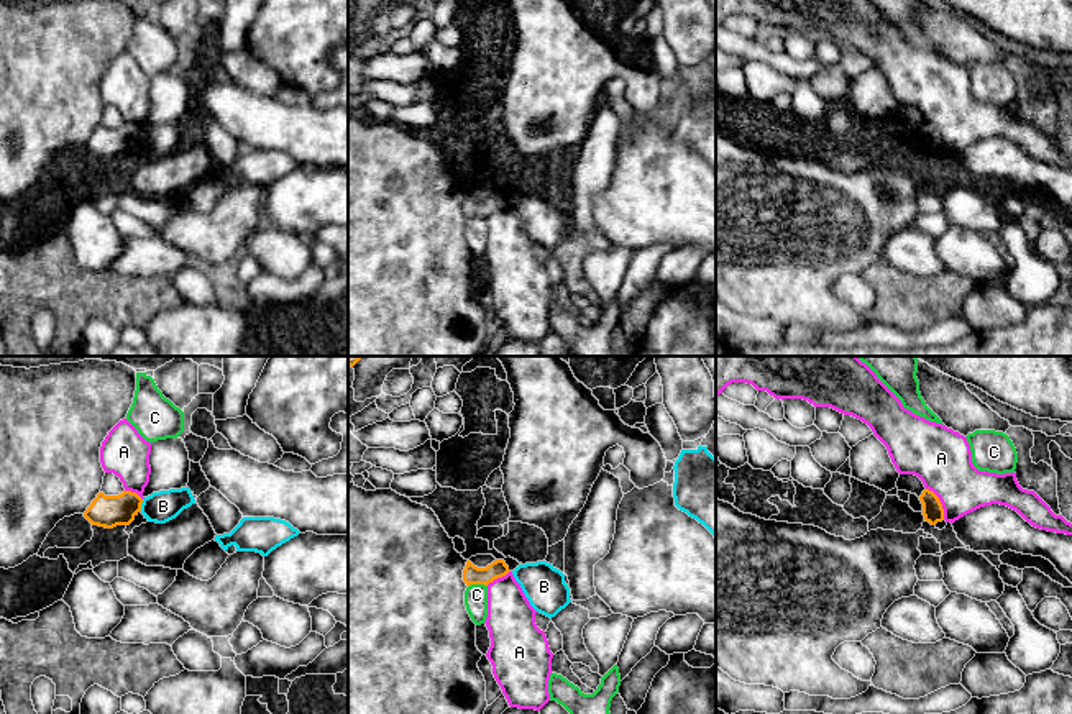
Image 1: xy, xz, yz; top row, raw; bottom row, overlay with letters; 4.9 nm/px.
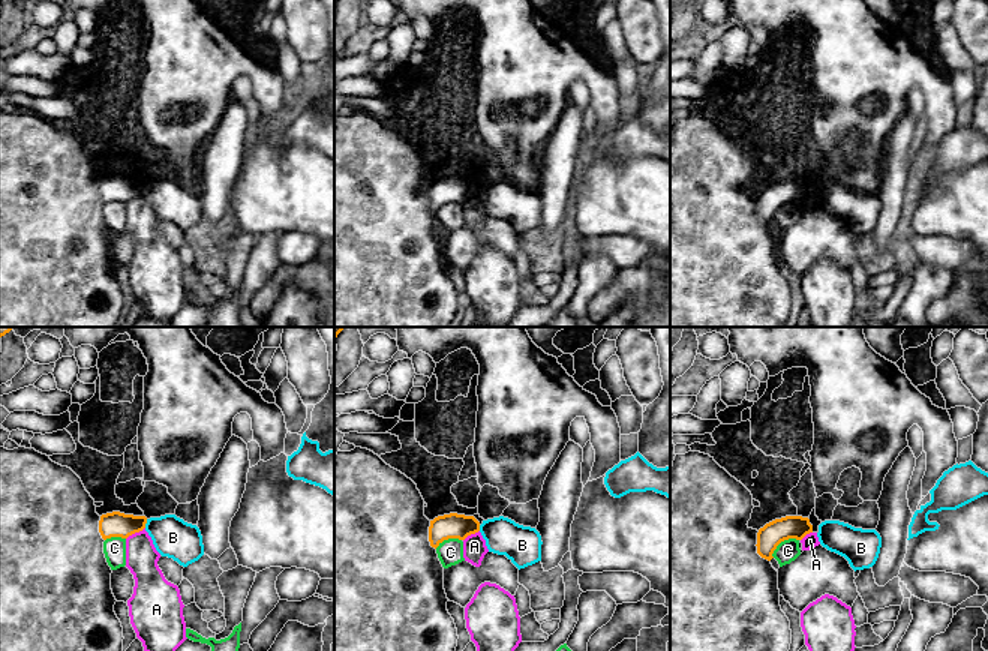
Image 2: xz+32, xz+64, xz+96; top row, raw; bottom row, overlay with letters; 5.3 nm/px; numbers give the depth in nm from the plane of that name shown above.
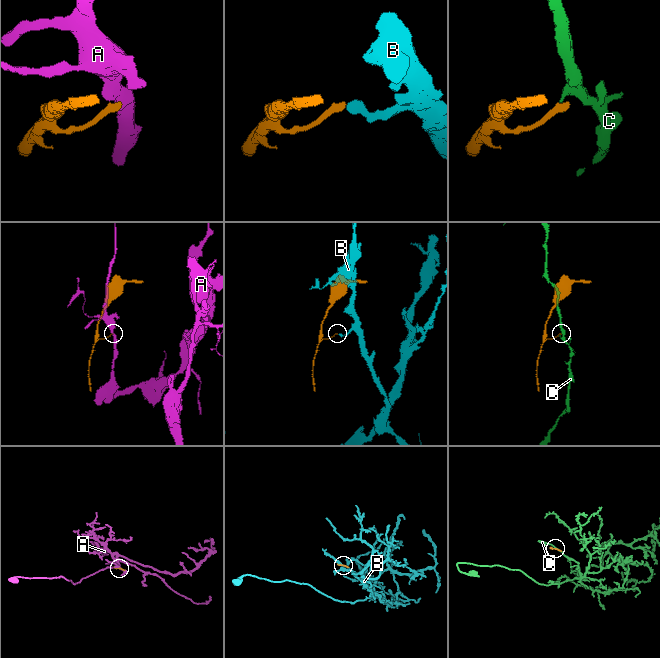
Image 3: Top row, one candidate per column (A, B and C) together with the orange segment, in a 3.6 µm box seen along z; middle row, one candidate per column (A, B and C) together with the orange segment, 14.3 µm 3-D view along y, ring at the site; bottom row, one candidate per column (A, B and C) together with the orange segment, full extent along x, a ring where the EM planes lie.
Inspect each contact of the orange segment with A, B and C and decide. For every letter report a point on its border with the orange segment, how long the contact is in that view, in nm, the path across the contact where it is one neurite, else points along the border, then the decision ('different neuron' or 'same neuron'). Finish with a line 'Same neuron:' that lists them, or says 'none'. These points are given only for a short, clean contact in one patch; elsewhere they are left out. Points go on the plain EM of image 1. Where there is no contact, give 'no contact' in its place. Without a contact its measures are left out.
A: contact yz (939, 135); length 180 nm; border yz (926, 120), (938, 130), (944, 151); different neuron
B: contact xy (142, 135); length 60 nm; border xy (143, 132), (140, 141); different neuron
C: contact xz (476, 215); length 100 nm; border xz (486, 217), (468, 219); different neuron
Same neuron: none

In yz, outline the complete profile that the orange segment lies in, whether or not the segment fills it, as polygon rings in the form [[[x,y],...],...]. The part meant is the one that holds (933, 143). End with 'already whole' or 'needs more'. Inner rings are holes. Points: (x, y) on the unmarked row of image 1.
[[[924,121],[923,126],[919,128],[919,133],[923,136],[923,148],[926,154],[936,158],[937,154],[944,153],[942,136],[932,123]]]; already whole

